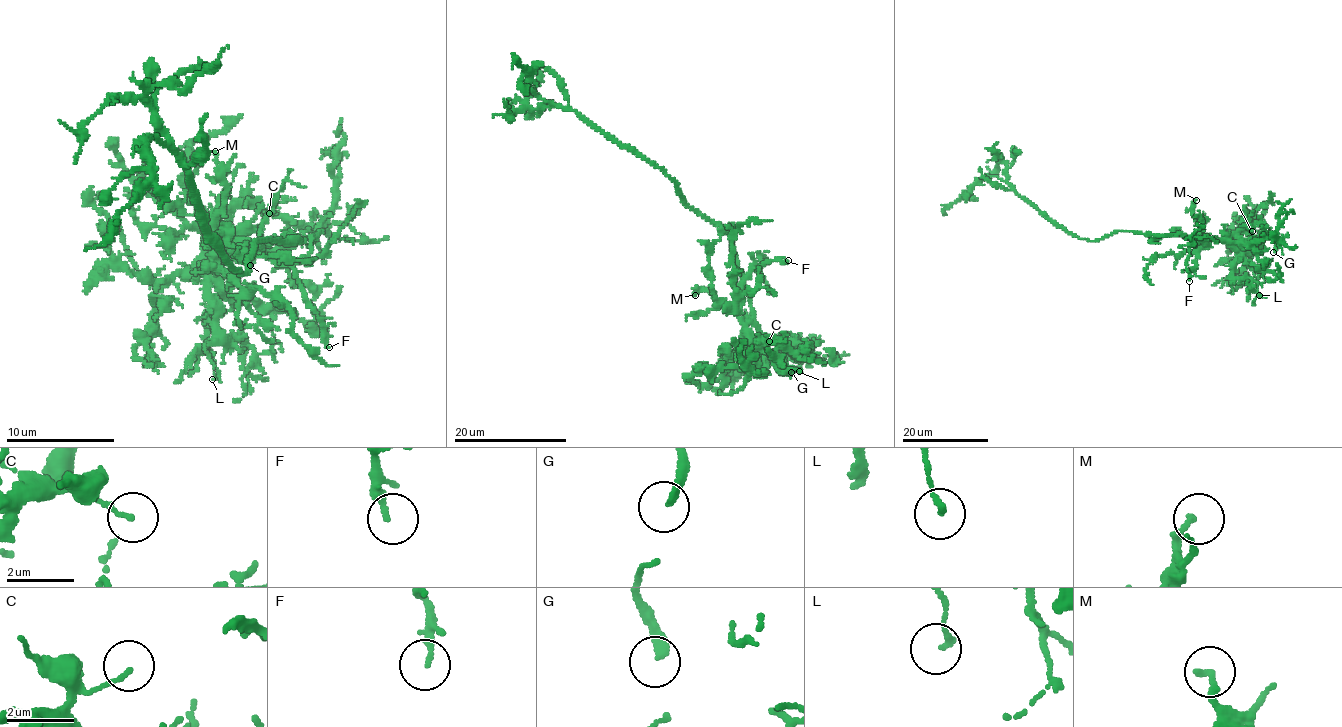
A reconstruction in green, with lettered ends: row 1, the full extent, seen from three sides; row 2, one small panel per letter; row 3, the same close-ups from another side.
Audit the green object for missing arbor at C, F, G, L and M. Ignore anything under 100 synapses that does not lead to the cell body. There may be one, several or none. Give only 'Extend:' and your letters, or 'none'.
Extend: G

